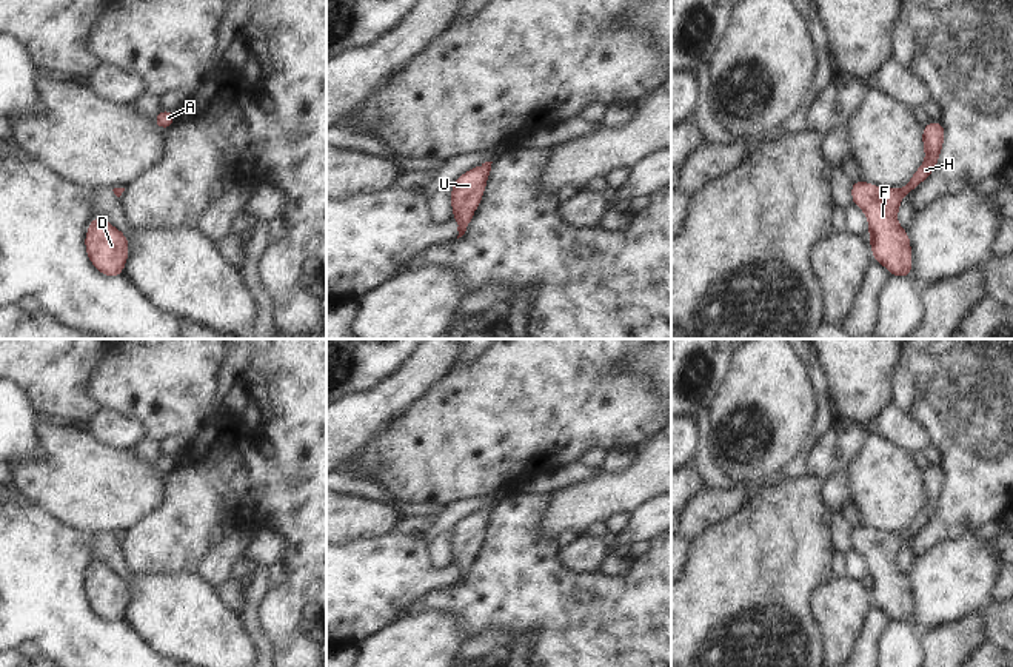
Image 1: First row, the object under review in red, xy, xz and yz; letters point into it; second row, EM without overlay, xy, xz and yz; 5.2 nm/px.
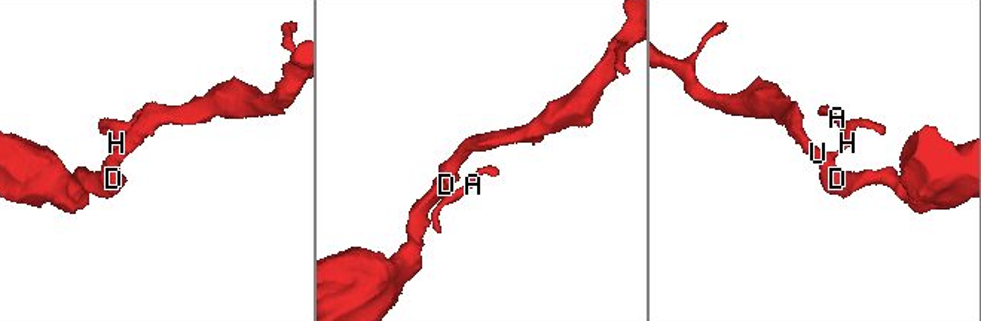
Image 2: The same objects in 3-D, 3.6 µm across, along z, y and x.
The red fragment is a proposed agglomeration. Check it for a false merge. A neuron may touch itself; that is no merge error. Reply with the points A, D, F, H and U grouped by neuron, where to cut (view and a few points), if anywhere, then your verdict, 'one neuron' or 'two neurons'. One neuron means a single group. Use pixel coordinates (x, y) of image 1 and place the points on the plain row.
A D F H U | no cut | one neuron

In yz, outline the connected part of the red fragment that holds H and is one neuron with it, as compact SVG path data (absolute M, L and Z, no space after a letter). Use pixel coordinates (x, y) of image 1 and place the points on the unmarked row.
M941 465L922 471L925 505L904 533L881 533L865 525L851 525L851 548L867 561L873 605L884 610L893 622L910 622L913 612L908 576L898 568L901 544L933 519L944 484L945 473Z

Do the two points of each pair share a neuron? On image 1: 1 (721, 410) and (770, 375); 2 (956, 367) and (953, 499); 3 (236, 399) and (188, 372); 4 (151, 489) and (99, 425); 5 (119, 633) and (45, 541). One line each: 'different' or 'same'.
1: same
2: same
3: different
4: different
5: same

